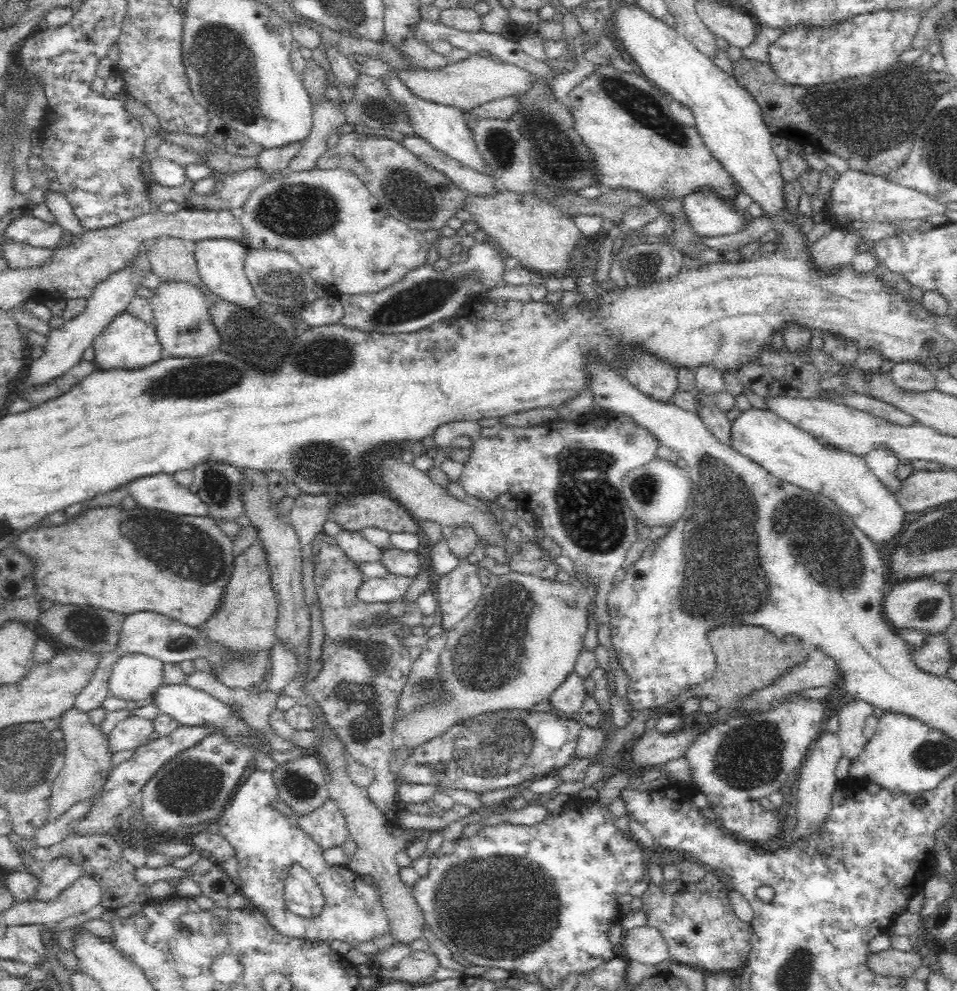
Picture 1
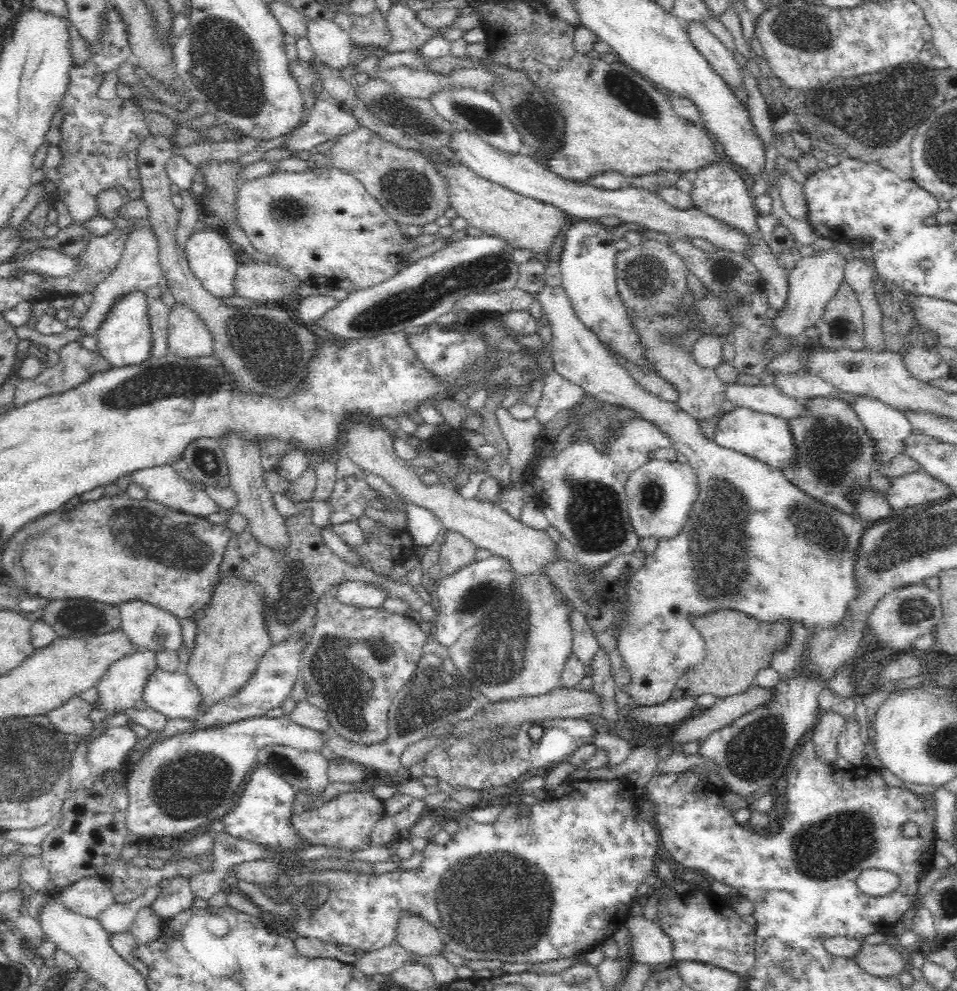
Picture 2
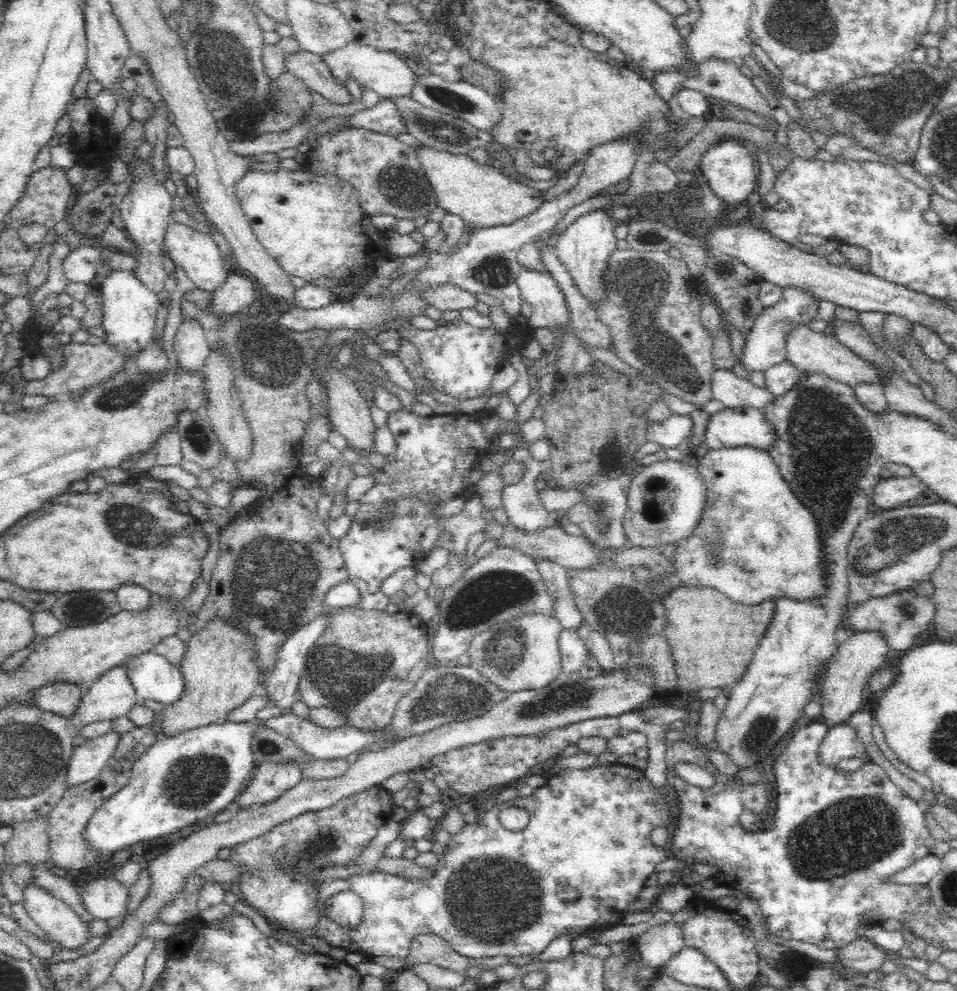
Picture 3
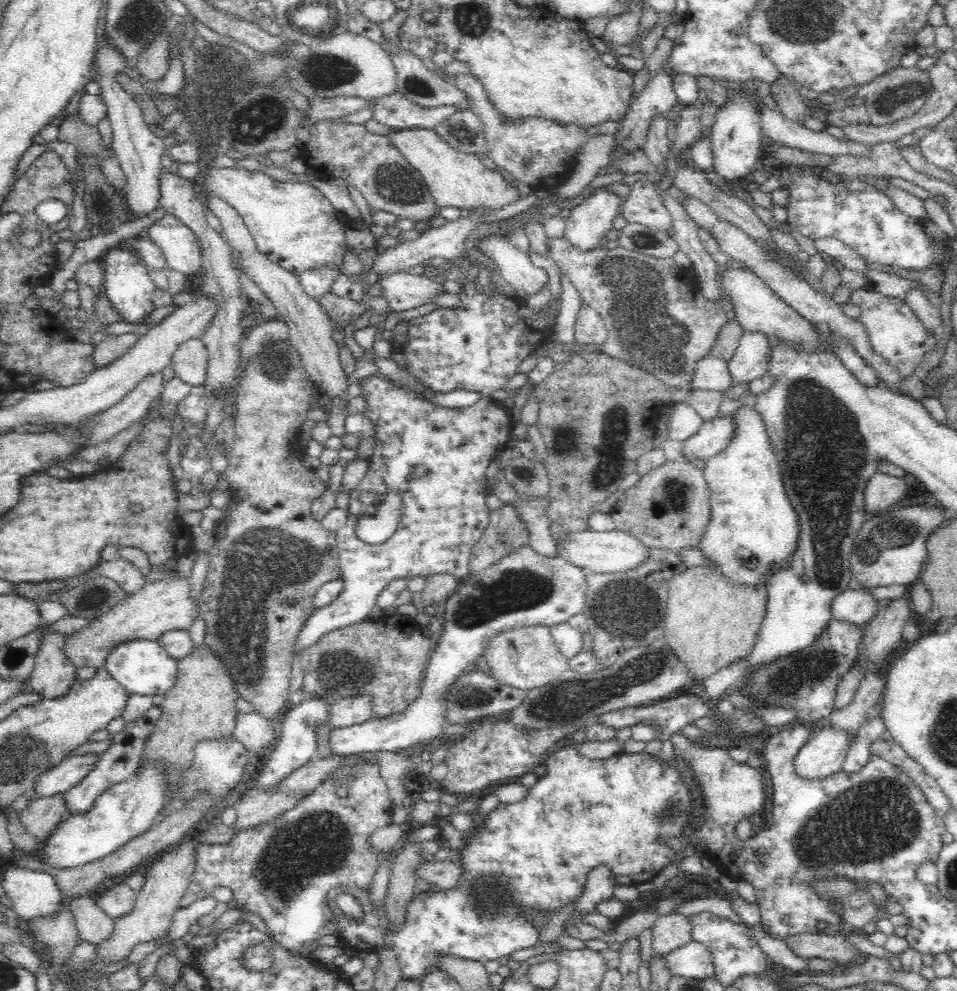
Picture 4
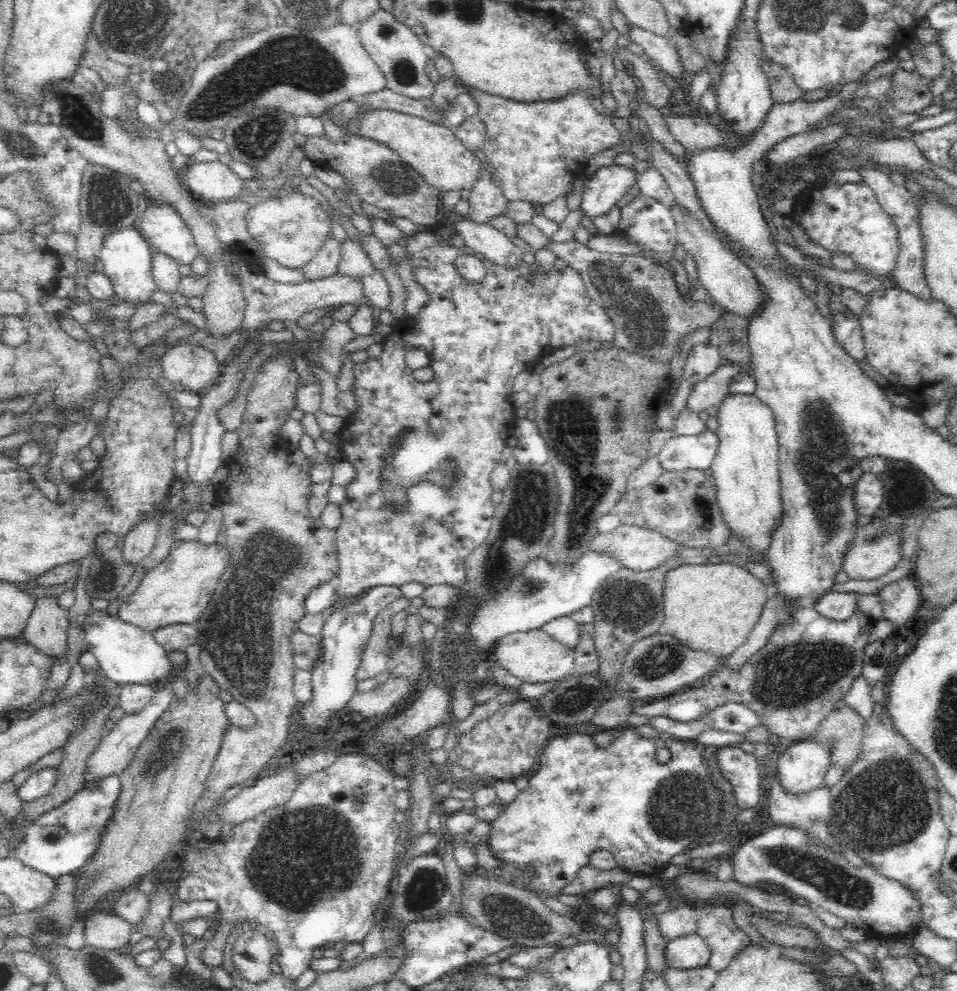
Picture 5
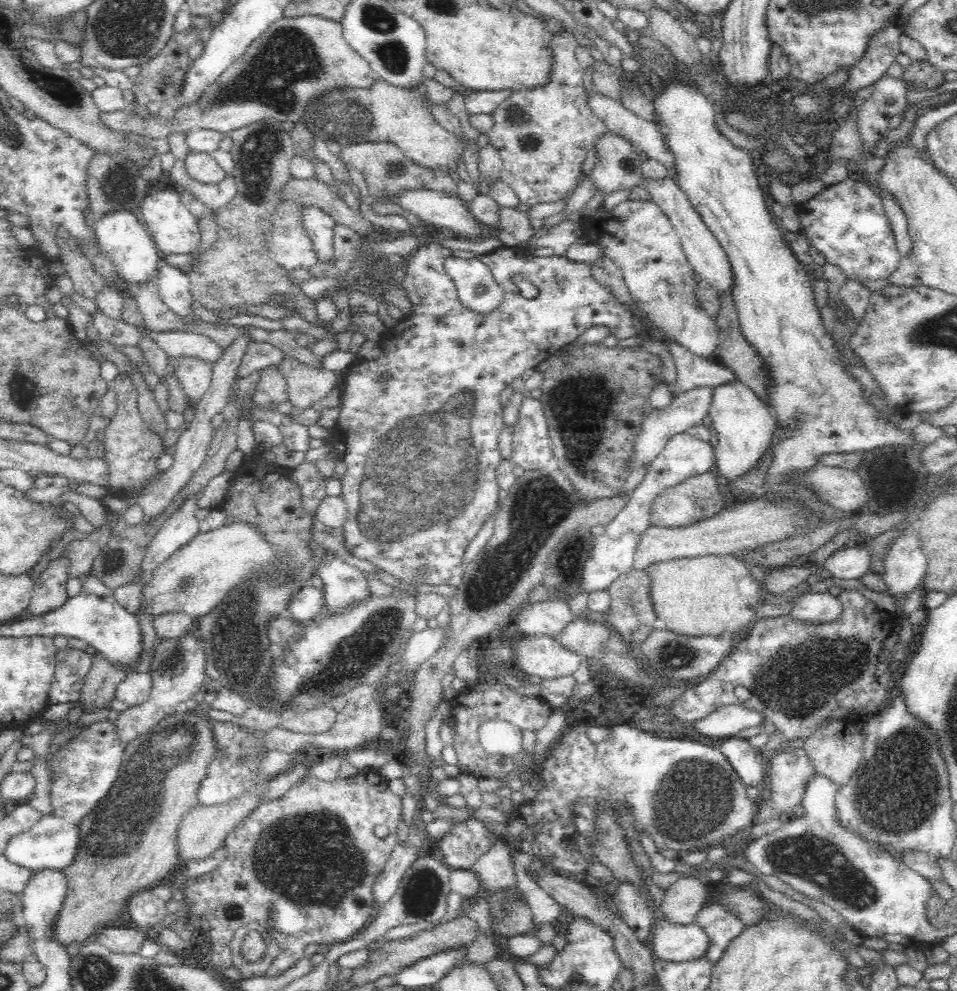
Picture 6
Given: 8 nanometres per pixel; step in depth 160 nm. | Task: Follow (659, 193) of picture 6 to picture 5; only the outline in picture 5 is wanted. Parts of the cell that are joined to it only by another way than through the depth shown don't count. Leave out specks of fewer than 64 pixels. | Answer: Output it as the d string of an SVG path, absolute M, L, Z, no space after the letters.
M681 206L672 208L672 216L676 221L677 242L689 252L695 260L699 283L707 290L708 296L744 320L752 320L768 306L770 293L766 285L758 279L758 275L744 263L734 258L711 234L700 228L699 222L692 218Z

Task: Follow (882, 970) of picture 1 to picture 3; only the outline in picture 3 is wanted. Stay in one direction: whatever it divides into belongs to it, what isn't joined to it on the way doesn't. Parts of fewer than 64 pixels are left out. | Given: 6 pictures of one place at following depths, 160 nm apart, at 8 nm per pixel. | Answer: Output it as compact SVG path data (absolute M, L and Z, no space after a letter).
M864 937L838 948L838 962L846 968L862 973L882 970L882 964L889 960L891 955L891 952Z

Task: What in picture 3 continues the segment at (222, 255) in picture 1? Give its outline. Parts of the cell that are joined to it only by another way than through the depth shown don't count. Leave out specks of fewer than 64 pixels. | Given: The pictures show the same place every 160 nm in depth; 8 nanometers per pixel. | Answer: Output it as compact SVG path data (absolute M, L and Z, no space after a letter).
M171 221L168 224L164 244L175 266L183 268L186 276L196 284L196 289L206 290L213 294L226 282L228 275L235 269L233 264L222 258L220 246L210 234L193 229L184 223Z

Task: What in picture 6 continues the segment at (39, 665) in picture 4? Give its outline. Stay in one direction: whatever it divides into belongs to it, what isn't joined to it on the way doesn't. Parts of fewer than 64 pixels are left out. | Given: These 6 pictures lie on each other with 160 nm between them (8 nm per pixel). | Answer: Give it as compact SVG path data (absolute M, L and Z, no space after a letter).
M63 554L49 562L47 568L40 574L33 584L33 595L28 606L28 612L33 618L50 614L62 608L68 600L65 591L66 574Z

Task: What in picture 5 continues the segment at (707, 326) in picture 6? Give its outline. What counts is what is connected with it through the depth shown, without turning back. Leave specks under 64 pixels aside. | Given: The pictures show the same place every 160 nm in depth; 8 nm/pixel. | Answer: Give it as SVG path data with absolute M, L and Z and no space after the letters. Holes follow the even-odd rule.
M640 192L621 208L621 218L616 230L622 237L632 237L634 241L646 245L646 249L654 253L652 260L670 270L670 260L674 258L674 248L677 244L677 228L672 211L666 205ZM704 343L693 346L684 368L682 378L692 385L705 382L713 376L724 364L725 360L720 351Z

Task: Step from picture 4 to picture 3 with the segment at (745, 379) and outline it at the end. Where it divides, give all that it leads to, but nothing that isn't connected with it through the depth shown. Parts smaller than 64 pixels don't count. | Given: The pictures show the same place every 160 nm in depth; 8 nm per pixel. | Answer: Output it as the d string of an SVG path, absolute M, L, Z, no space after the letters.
M798 285L782 287L780 299L773 306L765 307L760 316L756 318L750 334L745 338L742 357L739 360L743 368L748 373L765 372L775 364L786 361L786 340L790 332L794 332L798 326L807 326L809 322L819 318L820 299L812 291L802 289Z

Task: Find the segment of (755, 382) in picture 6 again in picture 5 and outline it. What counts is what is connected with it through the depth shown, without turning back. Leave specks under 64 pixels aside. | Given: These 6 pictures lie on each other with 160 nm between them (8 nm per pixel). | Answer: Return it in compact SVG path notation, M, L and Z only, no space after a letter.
M727 312L712 326L709 345L720 351L725 362L740 361L750 365L748 328L748 321Z

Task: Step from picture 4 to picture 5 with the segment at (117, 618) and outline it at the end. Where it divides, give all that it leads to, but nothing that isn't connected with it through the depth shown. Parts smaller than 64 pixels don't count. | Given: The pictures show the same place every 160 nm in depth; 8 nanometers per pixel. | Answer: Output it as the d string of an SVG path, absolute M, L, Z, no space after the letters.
M198 539L174 541L171 550L161 564L145 574L138 588L118 606L115 618L119 618L126 624L137 626L142 631L156 632L158 628L164 628L168 624L193 625L206 610L211 601L215 584L222 574L227 563L227 554L223 548L218 548L215 543L204 545Z

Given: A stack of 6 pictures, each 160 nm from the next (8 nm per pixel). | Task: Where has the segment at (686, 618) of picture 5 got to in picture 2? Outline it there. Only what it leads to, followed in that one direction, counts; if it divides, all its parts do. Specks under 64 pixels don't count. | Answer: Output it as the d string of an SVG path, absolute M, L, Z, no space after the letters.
M720 610L708 616L694 618L692 624L704 639L707 658L694 671L684 674L675 685L669 700L695 698L701 694L713 694L717 699L746 692L756 684L756 674L762 668L770 667L779 653L787 650L786 644L792 642L792 623L760 622L734 610Z

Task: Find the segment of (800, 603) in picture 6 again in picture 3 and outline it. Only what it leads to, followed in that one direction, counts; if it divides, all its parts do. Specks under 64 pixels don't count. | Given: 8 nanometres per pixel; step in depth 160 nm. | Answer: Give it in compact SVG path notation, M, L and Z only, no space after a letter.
M912 588L893 592L882 598L862 602L854 612L850 612L850 626L855 632L877 632L882 636L889 650L904 652L914 648L918 636L931 636L932 622L936 614L936 603L932 596L920 595Z

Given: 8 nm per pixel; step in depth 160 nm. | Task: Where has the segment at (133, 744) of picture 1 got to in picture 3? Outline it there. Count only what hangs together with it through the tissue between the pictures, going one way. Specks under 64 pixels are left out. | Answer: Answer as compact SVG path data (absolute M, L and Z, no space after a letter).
M108 731L75 746L68 764L68 783L77 785L98 776L109 765L110 757L114 756L118 744L120 734Z

